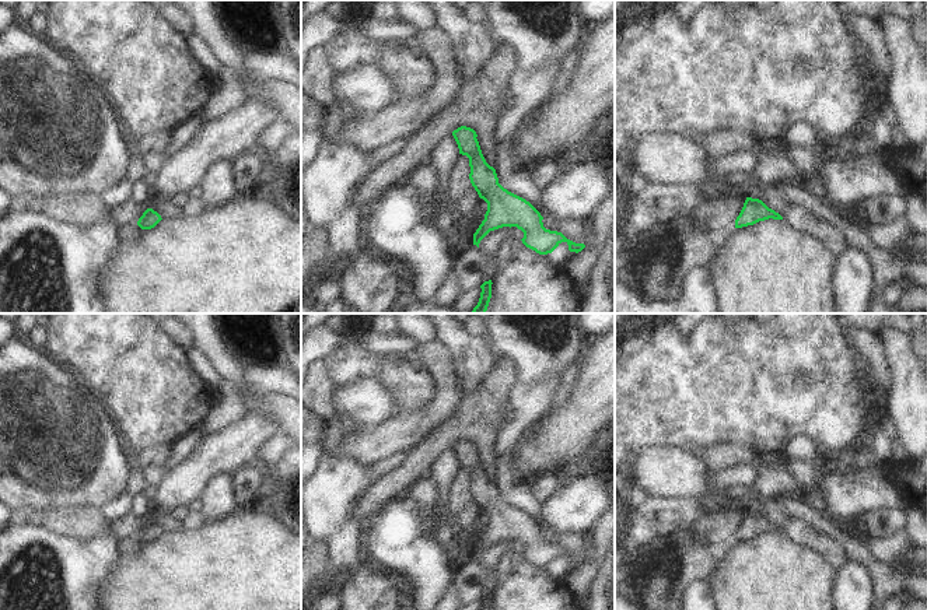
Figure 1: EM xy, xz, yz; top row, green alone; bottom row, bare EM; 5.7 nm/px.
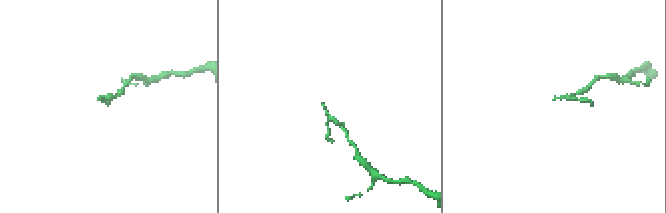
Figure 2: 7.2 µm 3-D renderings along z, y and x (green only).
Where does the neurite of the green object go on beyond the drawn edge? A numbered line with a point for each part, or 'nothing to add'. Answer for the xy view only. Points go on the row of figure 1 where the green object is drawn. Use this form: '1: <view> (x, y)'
1: xy (129, 232)

